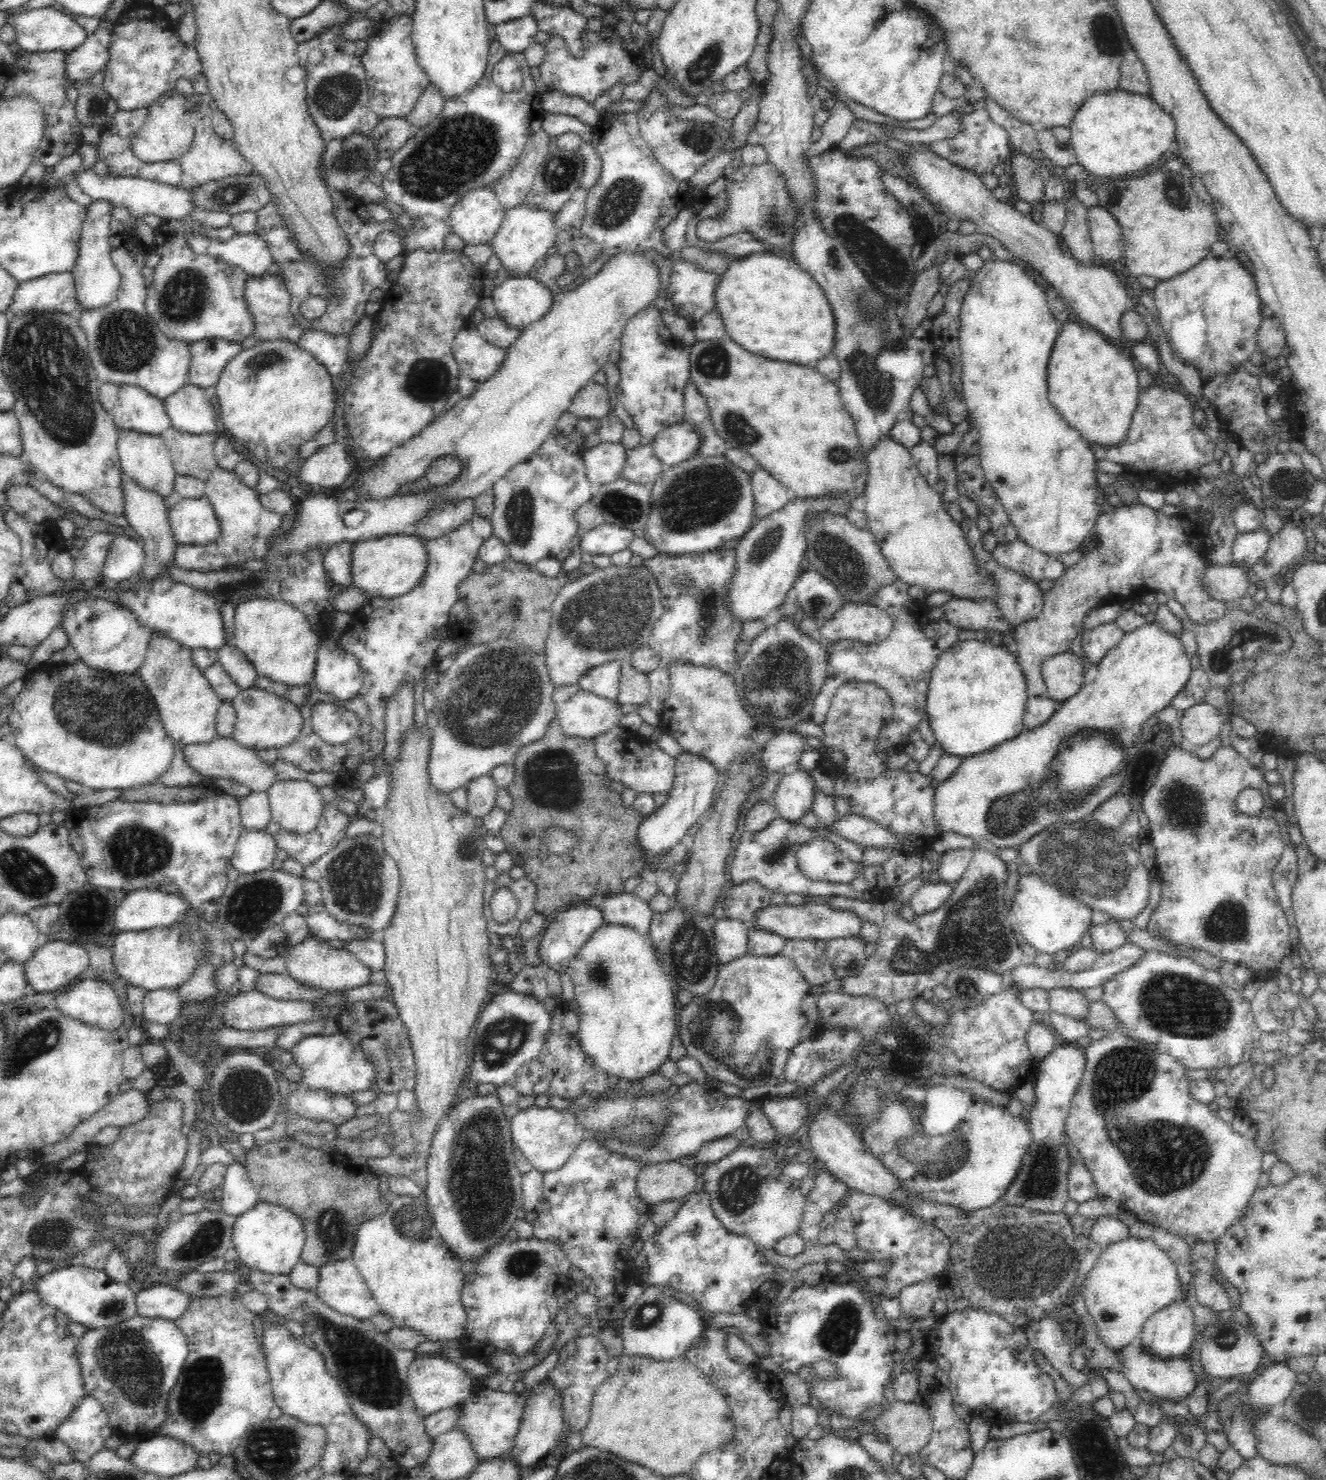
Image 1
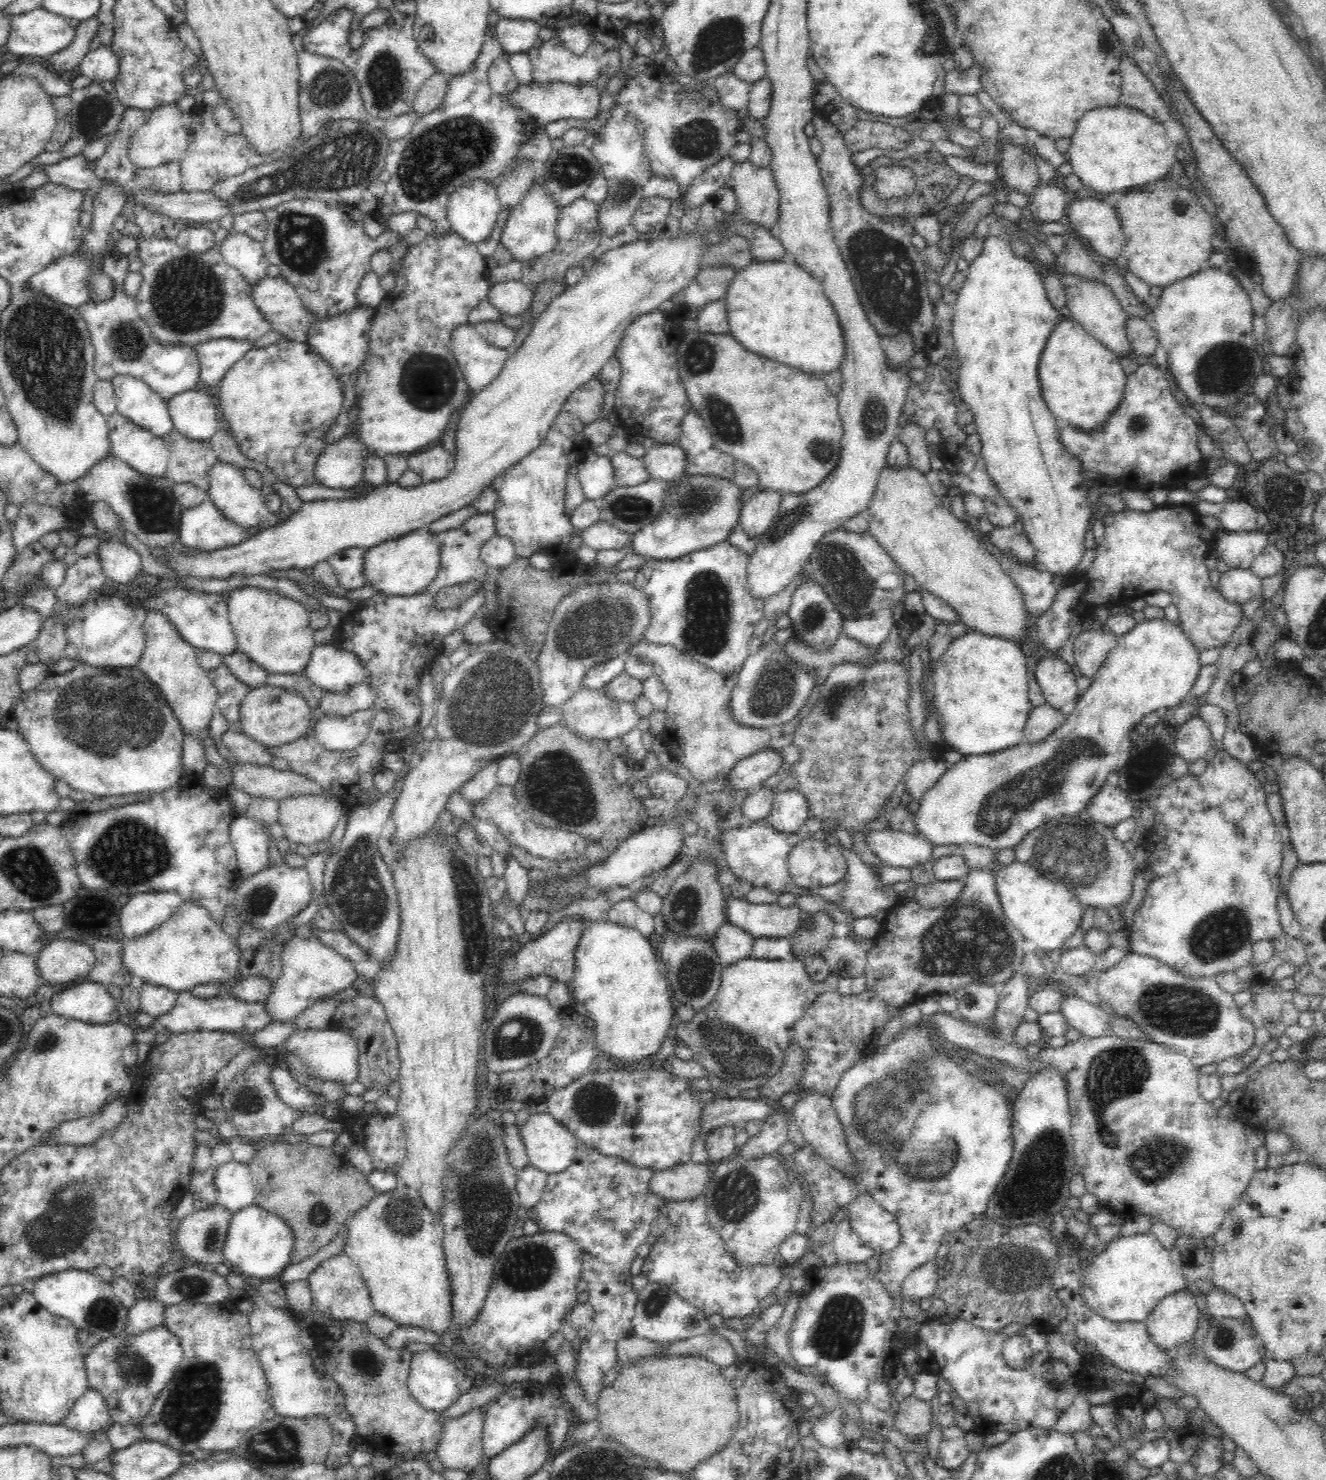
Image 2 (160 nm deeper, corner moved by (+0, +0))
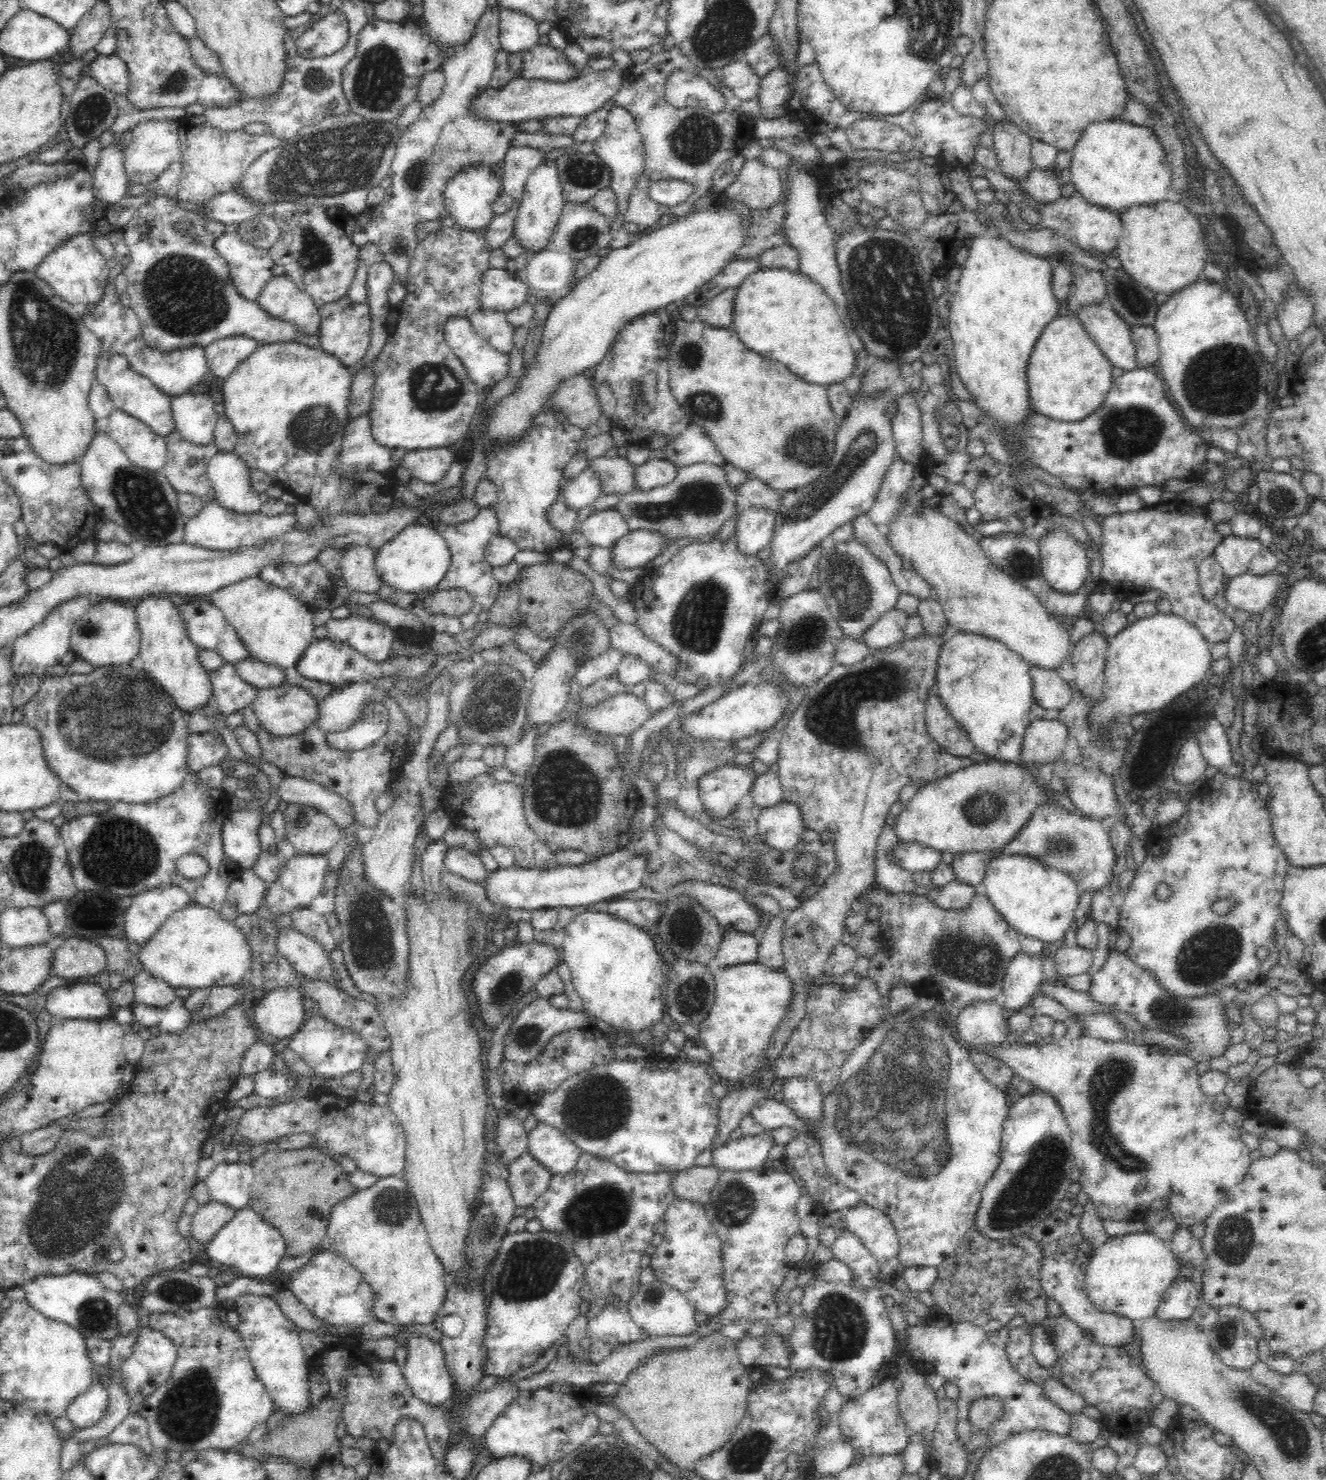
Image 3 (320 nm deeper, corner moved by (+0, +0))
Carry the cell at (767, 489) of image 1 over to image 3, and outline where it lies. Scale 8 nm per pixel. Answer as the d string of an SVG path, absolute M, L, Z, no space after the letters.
M749 506L736 518L736 540L746 555L757 556L769 545L777 512L766 507Z

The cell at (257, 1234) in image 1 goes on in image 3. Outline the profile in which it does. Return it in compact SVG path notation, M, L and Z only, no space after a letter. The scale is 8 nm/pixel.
M246 1205L237 1210L234 1216L218 1230L206 1248L212 1260L228 1266L237 1275L268 1280L277 1273L278 1266L285 1256L286 1239L276 1225L264 1220L262 1215Z

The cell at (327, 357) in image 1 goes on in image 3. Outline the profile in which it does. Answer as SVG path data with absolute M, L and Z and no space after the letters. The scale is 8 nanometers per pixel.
M347 296L320 308L321 326L318 340L320 349L333 355L348 370L351 370L367 354L370 347L370 333L373 328L370 305L352 302Z

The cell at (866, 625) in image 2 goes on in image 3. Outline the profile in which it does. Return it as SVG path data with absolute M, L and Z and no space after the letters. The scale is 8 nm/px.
M889 610L871 624L861 634L861 638L874 650L890 648L904 640L904 629L908 618L909 616L901 610Z

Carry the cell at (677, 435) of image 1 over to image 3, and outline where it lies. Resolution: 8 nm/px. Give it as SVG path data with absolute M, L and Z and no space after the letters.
M650 458L637 466L636 487L654 488L670 484L676 478L679 467L668 458Z

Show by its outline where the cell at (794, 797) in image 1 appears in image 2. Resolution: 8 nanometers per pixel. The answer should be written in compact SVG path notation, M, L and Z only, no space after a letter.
M788 788L774 791L772 813L765 823L781 832L798 832L810 814L811 807L805 794Z

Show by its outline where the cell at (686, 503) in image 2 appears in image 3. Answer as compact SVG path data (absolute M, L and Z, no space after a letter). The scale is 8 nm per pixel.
M650 529L629 530L612 546L612 562L617 568L647 568L650 560L668 550L670 542L678 542L680 536Z

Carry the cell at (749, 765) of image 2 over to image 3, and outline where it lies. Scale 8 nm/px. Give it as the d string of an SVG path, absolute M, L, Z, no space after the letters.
M750 764L724 765L698 780L700 801L712 820L726 818L749 794L758 775Z

